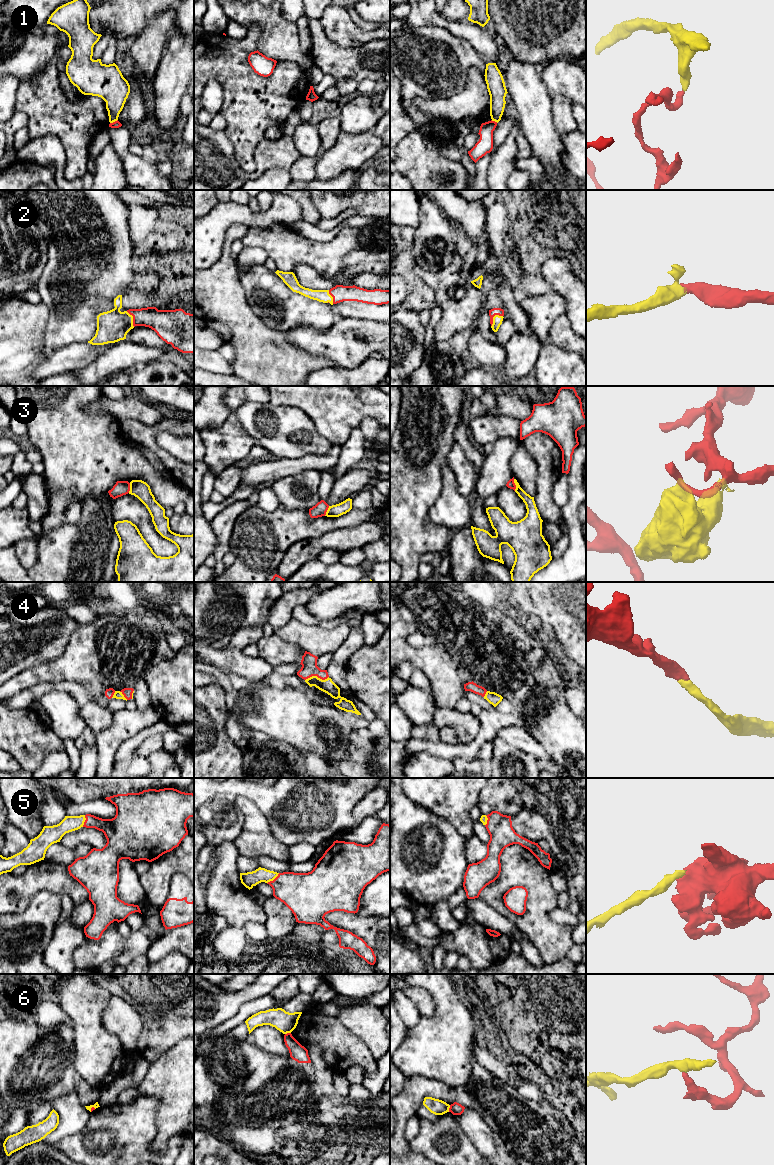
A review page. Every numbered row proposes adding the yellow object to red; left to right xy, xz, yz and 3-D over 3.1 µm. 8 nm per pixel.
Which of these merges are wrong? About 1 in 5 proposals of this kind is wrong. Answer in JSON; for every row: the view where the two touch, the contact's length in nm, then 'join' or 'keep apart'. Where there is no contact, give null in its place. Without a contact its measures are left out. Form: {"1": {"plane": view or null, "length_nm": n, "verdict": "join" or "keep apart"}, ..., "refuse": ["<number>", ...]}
{"1": {"plane": "xy", "length_nm": 70, "verdict": "keep apart"}, "2": {"plane": "yz", "length_nm": 130, "verdict": "join"}, "3": {"plane": "yz", "length_nm": 100, "verdict": "keep apart"}, "4": {"plane": "xz", "length_nm": 190, "verdict": "join"}, "5": {"plane": "xz", "length_nm": 130, "verdict": "join"}, "6": {"plane": "yz", "length_nm": 60, "verdict": "keep apart"}, "refuse": ["1", "3", "6"]}

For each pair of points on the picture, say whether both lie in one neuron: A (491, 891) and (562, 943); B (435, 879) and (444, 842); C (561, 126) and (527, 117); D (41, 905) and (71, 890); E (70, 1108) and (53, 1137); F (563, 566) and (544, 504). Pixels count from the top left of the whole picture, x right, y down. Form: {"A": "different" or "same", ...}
{"A": "same", "B": "same", "C": "different", "D": "different", "E": "same", "F": "different"}

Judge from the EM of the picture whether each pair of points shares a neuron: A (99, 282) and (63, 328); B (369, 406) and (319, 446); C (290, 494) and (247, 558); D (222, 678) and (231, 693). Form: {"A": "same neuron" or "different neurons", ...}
{"A": "same neuron", "B": "different neurons", "C": "different neurons", "D": "same neuron"}

